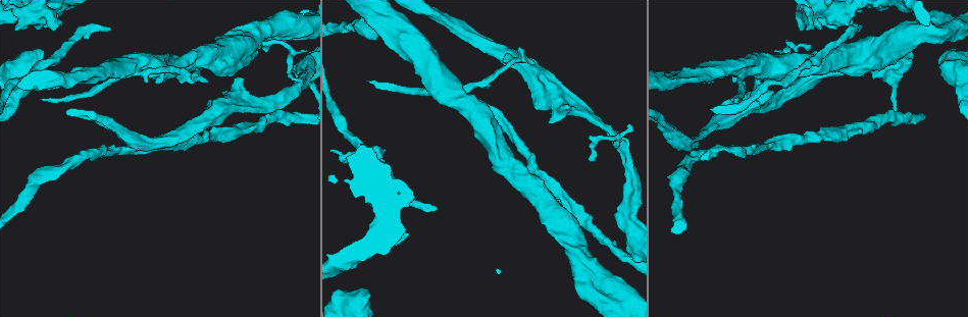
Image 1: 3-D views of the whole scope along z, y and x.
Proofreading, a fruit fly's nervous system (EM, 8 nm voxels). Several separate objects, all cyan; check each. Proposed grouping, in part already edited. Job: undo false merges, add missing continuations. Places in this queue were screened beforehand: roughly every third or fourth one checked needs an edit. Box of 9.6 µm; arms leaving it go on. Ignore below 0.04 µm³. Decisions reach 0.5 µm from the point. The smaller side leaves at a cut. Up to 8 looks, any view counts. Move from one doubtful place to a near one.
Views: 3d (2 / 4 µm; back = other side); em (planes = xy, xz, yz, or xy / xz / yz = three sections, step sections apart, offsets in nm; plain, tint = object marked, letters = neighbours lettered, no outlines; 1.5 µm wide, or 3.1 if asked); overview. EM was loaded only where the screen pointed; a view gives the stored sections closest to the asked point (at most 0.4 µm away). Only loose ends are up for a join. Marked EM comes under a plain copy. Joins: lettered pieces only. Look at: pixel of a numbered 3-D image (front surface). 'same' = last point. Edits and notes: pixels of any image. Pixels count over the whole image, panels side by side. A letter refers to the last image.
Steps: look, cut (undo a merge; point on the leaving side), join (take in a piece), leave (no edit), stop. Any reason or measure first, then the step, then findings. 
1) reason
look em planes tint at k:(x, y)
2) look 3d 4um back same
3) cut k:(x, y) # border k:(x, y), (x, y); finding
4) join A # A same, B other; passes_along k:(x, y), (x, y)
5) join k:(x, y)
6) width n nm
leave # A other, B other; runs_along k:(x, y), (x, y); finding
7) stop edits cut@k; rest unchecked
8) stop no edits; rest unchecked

an open end
look 3d 2um at 1:(731, 99)

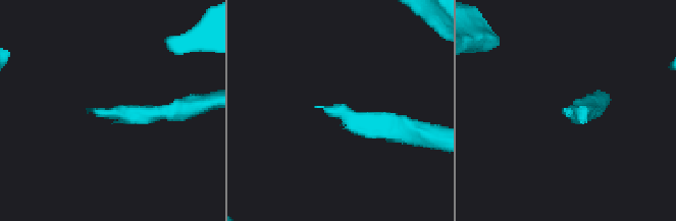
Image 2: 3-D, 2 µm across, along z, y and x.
need the tissue
look em planes letters at 2:(99, 110)

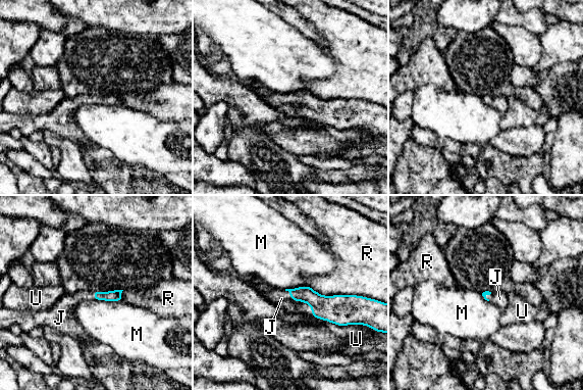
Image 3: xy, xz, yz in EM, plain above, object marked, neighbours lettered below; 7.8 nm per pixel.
longest_contact R 440 nm
join J # J same, M other, R other, U other; passes_along 3:(339, 309), (311, 307), (281, 298); it goes on there

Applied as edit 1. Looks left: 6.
stops while still wide
look 3d 4um at 1:(56, 28)

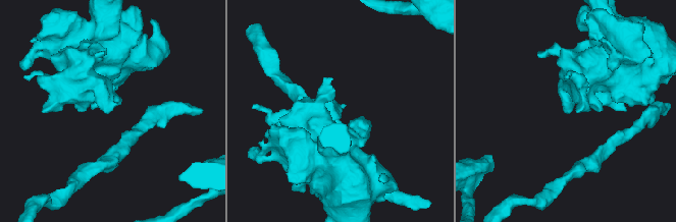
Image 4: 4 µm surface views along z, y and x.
look em xy step 8 letters at 4:(109, 112)

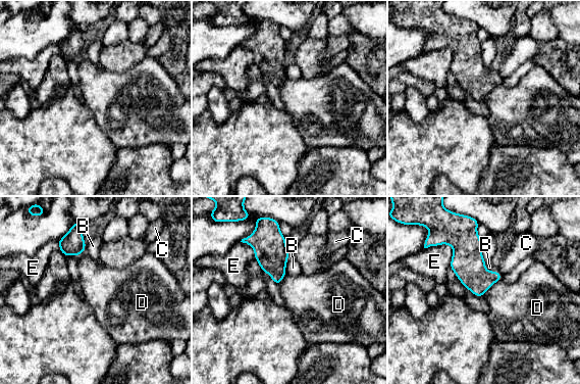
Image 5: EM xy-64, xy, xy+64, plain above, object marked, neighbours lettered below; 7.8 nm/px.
longest_contact E 220 nm
leave # B other, C other, D other, E other; border 5:(501, 279), (482, 296); no lettered piece goes on from it

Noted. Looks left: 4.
free end
look em planes letters at 1:(435, 206)

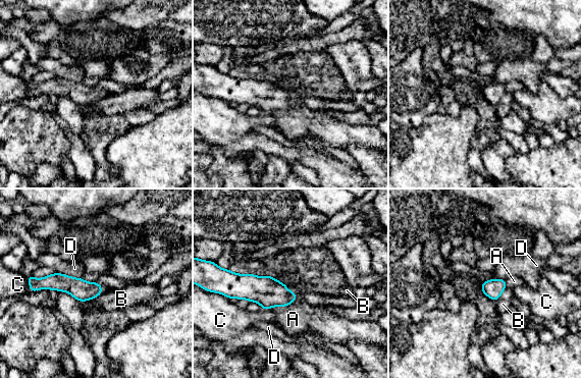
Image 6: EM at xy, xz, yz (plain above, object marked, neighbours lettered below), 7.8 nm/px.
join A # A same, B other, C other, D other; passes_along 6:(267, 291), (280, 306), (293, 319); it goes on there

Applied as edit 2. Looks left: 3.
stop edits join@3, join@6; rest unchecked

